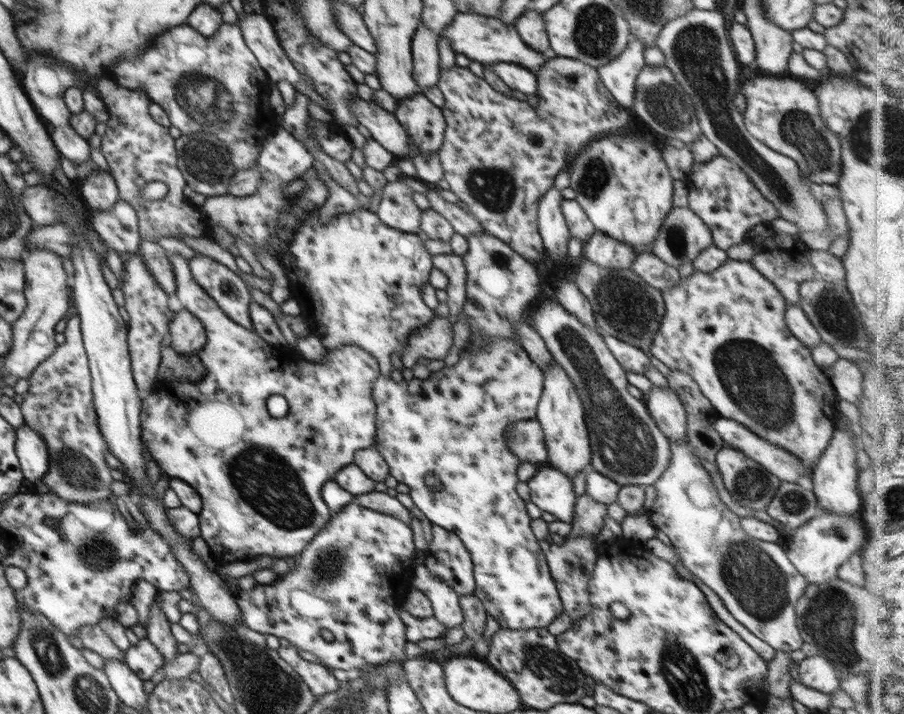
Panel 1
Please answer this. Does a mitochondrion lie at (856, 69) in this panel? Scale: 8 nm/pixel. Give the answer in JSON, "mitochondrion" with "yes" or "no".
{"mitochondrion":"no"}

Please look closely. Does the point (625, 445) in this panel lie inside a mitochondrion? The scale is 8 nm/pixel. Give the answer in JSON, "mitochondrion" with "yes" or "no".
{"mitochondrion":"yes"}

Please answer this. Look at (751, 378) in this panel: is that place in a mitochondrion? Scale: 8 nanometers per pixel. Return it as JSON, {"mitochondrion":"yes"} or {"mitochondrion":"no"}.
{"mitochondrion":"yes"}

